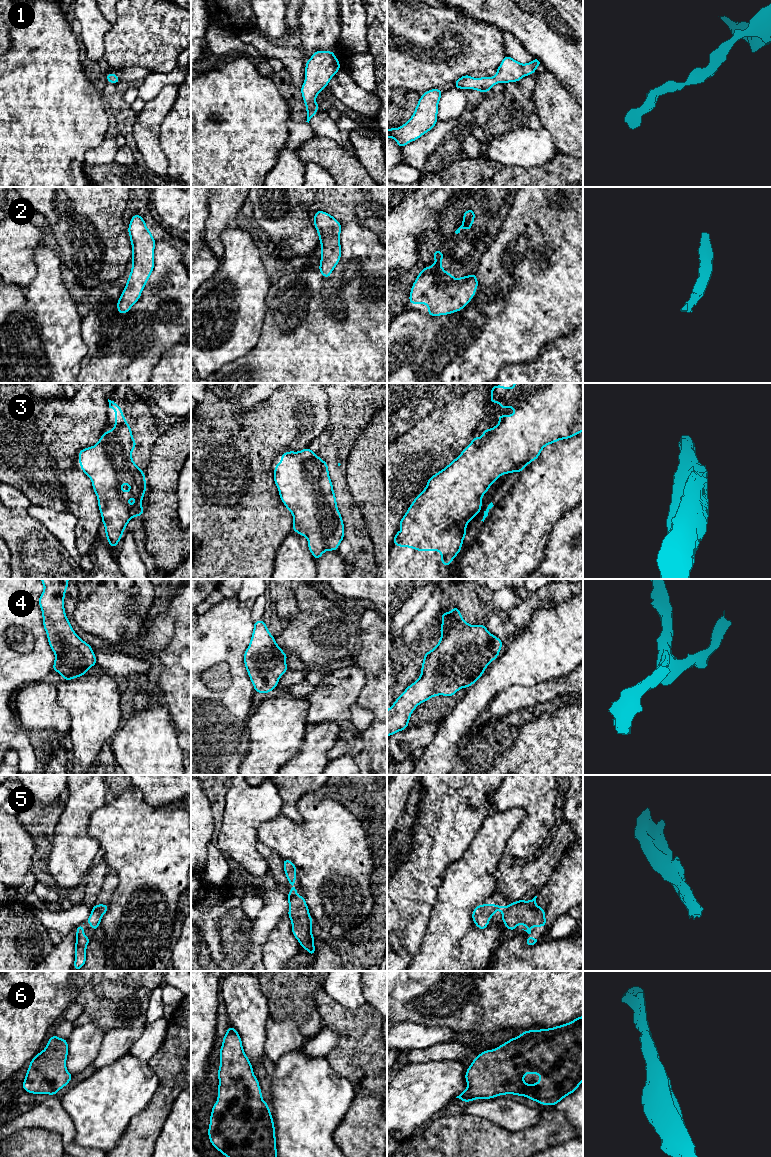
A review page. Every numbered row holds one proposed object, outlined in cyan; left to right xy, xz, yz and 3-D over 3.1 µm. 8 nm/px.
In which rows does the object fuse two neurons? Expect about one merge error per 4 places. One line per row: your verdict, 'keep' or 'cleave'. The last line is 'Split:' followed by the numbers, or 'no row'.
1: keep
2: keep
3: keep
4: keep
5: keep
6: keep
Split: no row

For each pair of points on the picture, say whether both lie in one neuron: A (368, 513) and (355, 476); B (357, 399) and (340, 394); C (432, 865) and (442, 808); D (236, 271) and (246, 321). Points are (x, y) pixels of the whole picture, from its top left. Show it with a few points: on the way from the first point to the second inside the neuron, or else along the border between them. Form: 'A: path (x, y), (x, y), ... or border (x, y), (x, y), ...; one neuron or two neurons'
A: path (368, 504), (368, 489), (364, 485); one neuron
B: path (353, 395), (344, 394); one neuron
C: path (432, 851), (432, 845), (442, 831), (442, 822); one neuron
D: path (240, 283), (240, 309); one neuron

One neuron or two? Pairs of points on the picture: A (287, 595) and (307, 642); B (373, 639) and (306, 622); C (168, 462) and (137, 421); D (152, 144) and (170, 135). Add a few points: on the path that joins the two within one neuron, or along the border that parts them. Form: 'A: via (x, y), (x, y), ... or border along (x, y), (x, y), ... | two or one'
A: border along (295, 590), (296, 614), (287, 622) | two
B: border along (361, 630), (360, 648), (355, 657) | two
C: border along (158, 438), (155, 441) | two
D: border along (165, 117), (160, 127), (160, 147), (168, 162) | two

